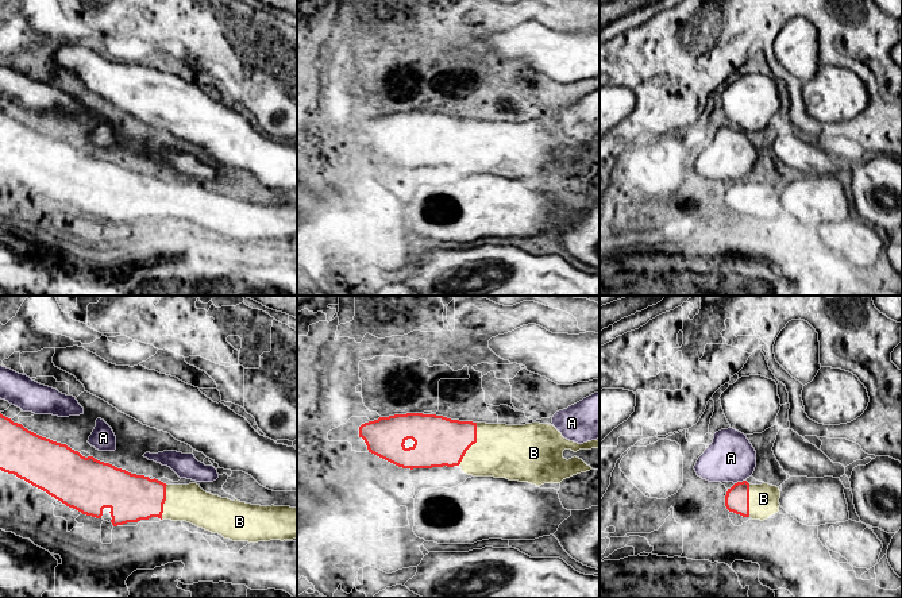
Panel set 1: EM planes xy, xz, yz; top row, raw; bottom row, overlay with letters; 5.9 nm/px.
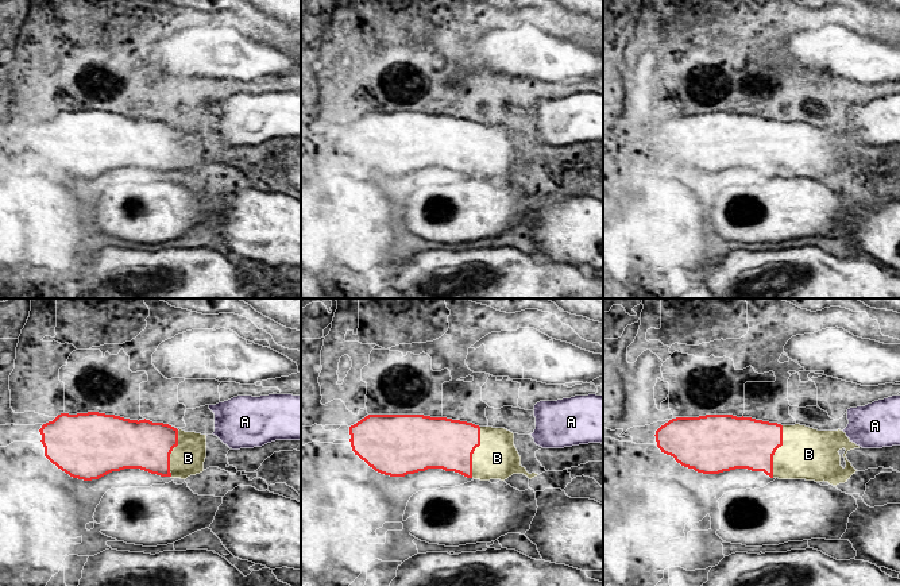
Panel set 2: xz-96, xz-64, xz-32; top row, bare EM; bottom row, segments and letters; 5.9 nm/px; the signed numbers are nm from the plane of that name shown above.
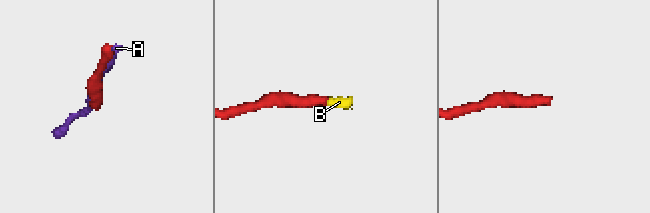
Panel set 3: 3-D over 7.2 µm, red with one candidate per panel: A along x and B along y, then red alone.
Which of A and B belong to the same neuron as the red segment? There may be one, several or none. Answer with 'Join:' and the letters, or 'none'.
Join: B

